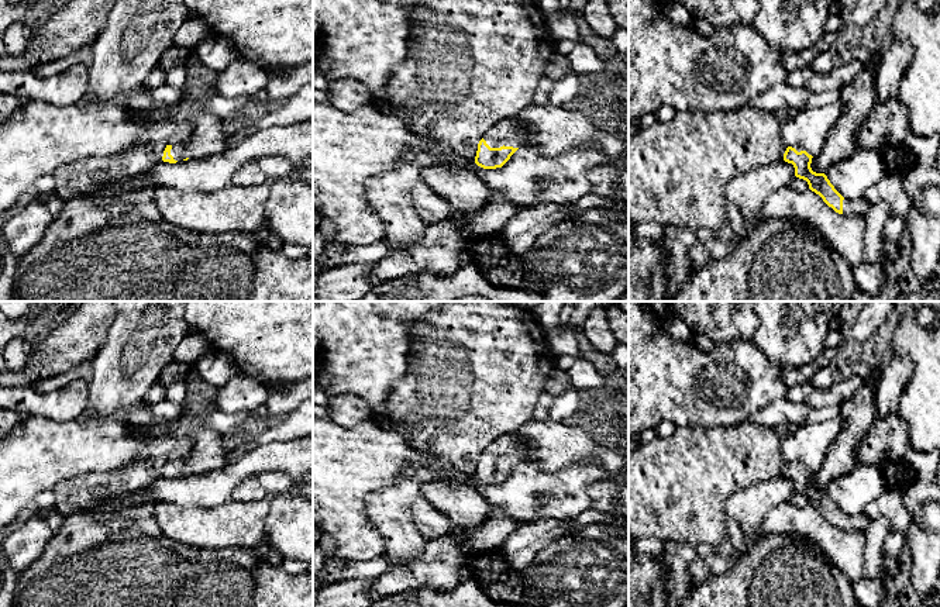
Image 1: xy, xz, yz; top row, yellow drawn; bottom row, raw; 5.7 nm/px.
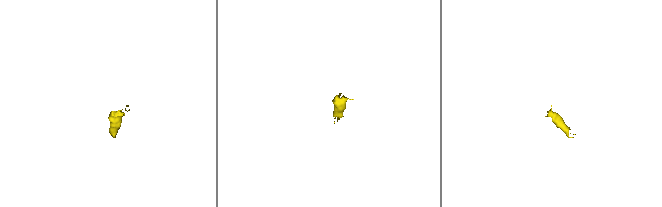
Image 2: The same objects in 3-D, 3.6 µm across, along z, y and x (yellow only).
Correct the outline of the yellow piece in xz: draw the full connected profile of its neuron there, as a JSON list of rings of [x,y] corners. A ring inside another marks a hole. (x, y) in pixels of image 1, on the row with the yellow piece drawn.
[[[516,118],[497,123],[478,144],[475,163],[483,169],[502,168],[523,146],[530,146],[530,134]]]

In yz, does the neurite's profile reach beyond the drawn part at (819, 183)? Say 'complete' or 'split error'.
split error

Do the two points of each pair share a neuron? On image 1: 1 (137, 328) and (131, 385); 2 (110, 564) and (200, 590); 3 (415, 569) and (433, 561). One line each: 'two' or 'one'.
1: one
2: one
3: one

